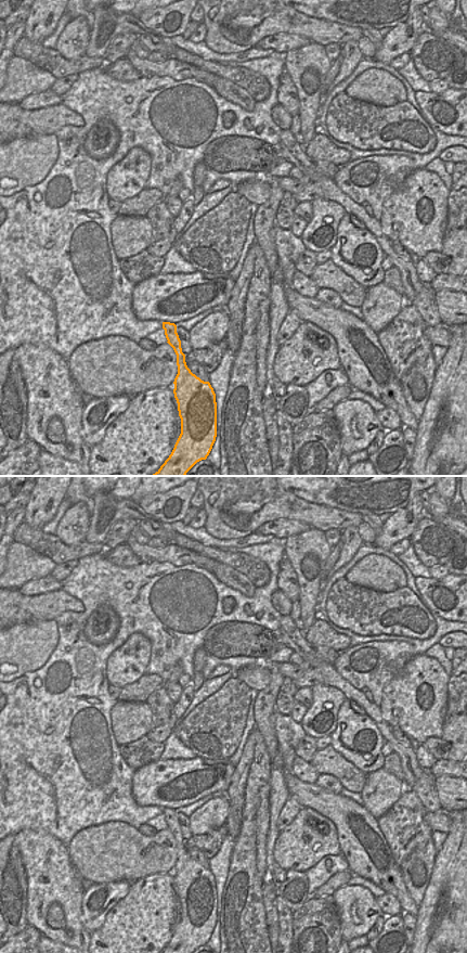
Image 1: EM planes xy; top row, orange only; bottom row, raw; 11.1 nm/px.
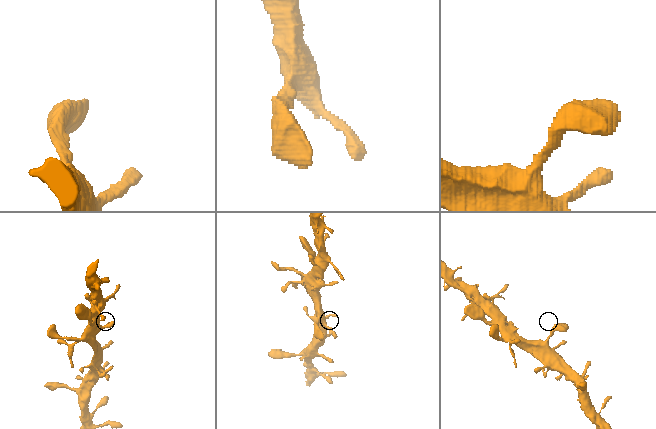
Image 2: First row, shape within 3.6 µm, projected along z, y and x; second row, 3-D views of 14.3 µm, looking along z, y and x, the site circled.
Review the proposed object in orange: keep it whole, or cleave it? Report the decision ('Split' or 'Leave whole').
Leave whole

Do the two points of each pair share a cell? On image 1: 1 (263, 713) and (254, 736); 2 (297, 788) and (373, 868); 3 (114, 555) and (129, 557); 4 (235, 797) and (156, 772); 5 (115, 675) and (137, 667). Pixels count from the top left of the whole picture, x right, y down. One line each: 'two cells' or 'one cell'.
1: two cells
2: one cell
3: one cell
4: two cells
5: one cell

